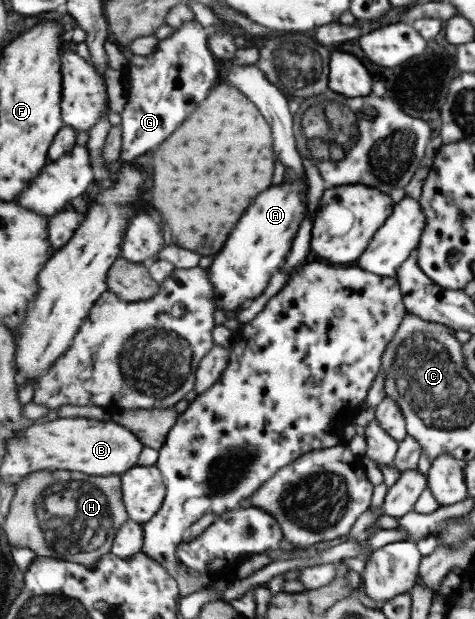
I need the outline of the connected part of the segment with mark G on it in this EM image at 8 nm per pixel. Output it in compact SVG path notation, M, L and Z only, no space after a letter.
M197 20L184 23L169 38L162 39L159 51L155 55L131 55L126 66L127 78L130 80L131 95L124 111L121 113L123 127L122 157L120 162L131 162L147 151L159 147L218 85L220 61L209 50L207 29Z

